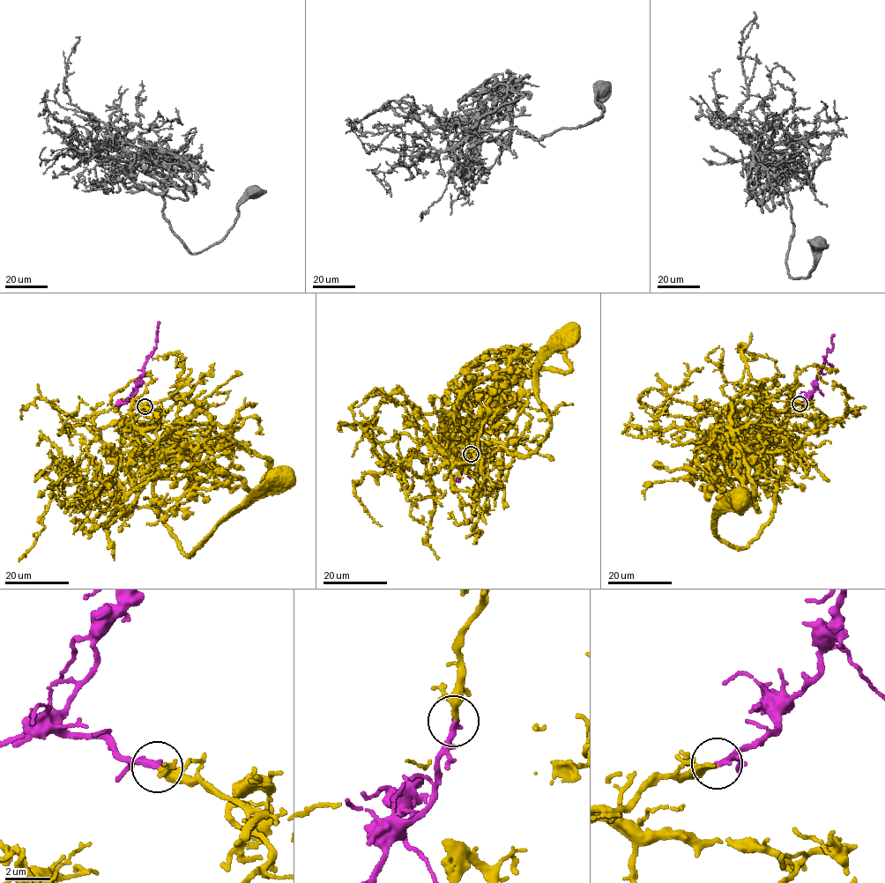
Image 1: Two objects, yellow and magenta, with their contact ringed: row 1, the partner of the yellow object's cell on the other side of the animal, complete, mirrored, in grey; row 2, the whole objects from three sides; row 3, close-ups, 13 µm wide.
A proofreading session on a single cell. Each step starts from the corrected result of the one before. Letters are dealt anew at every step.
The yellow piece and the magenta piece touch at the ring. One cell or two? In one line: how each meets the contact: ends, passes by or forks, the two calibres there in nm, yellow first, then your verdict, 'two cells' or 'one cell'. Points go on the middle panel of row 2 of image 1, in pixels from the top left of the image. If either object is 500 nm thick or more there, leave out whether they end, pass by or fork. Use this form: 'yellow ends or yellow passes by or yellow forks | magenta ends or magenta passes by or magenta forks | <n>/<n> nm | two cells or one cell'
yellow forks | magenta passes by | 190/200 nm | one cell

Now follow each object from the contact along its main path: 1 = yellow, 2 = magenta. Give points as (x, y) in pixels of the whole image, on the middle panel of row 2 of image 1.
1: (472, 454), (475, 434), (459, 431), (468, 446), (538, 448), (550, 417), (534, 383), (566, 337)
2: (472, 454), (464, 468), (463, 461), (459, 460), (459, 450), (452, 448)

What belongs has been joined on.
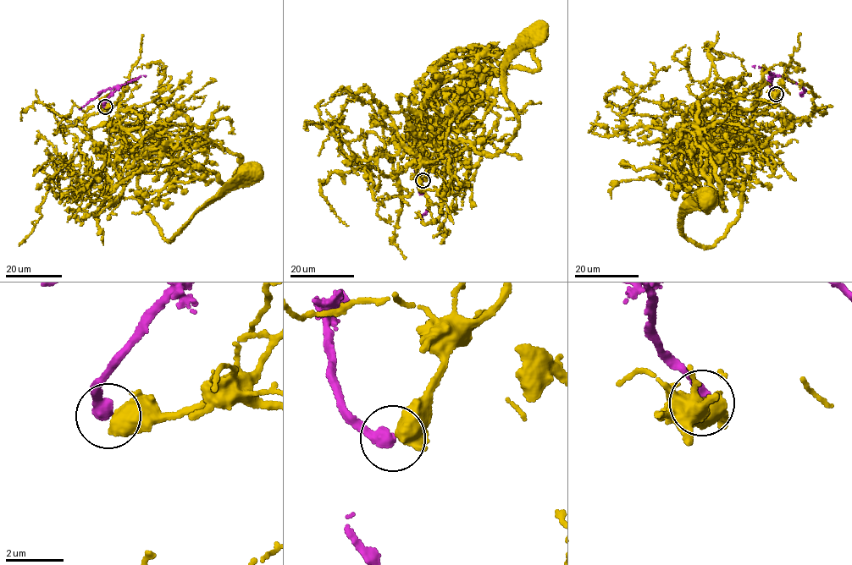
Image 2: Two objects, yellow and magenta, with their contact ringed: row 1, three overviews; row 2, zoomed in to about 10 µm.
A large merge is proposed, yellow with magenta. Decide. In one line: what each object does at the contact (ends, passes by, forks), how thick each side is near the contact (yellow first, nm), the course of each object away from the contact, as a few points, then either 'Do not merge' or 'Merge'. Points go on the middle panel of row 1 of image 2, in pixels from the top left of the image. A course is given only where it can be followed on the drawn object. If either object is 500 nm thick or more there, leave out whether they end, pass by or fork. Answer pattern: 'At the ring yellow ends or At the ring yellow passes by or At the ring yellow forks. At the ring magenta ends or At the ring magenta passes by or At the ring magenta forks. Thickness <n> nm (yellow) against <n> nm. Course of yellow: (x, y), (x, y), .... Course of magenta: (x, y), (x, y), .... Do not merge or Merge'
Thickness 700 nm (yellow) against 440 nm. Course of yellow: (423, 179), (442, 134), (426, 129), (435, 145), (505, 147), (518, 116), (502, 81), (533, 35). Course of magenta: (423, 179), (417, 175), (416, 163), (418, 189), (428, 200), (427, 210), (421, 221). Do not merge

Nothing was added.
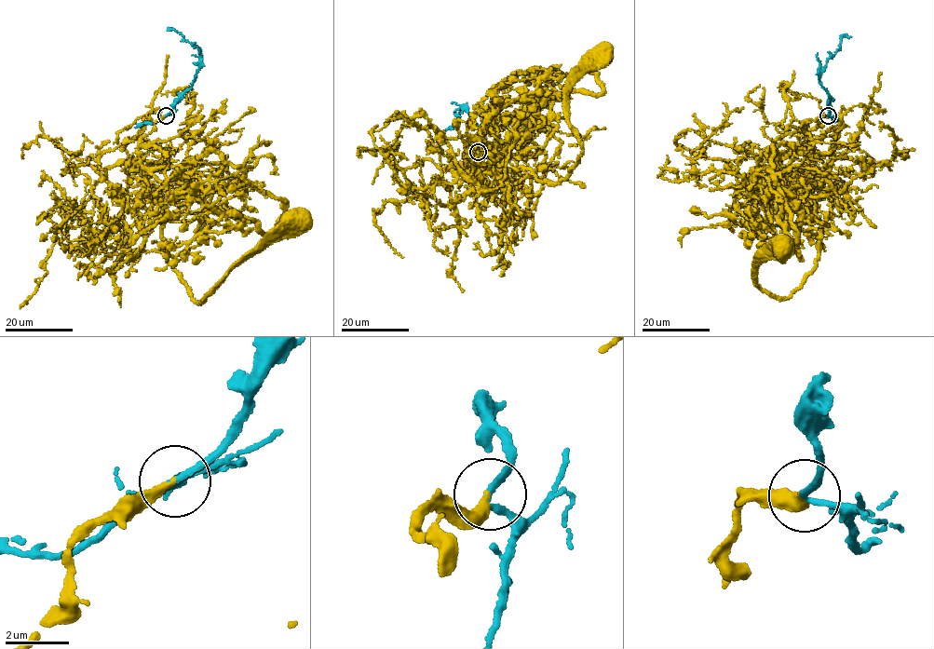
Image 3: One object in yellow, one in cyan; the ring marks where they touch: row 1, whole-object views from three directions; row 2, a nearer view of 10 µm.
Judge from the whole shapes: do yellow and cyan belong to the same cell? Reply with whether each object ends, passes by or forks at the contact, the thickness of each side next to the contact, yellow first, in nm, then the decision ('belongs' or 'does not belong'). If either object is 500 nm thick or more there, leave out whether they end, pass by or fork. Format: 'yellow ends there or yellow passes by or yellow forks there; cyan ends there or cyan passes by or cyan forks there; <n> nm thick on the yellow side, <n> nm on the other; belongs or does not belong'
yellow ends there; cyan passes by; 240 nm thick on the yellow side, 180 nm on the other; belongs

